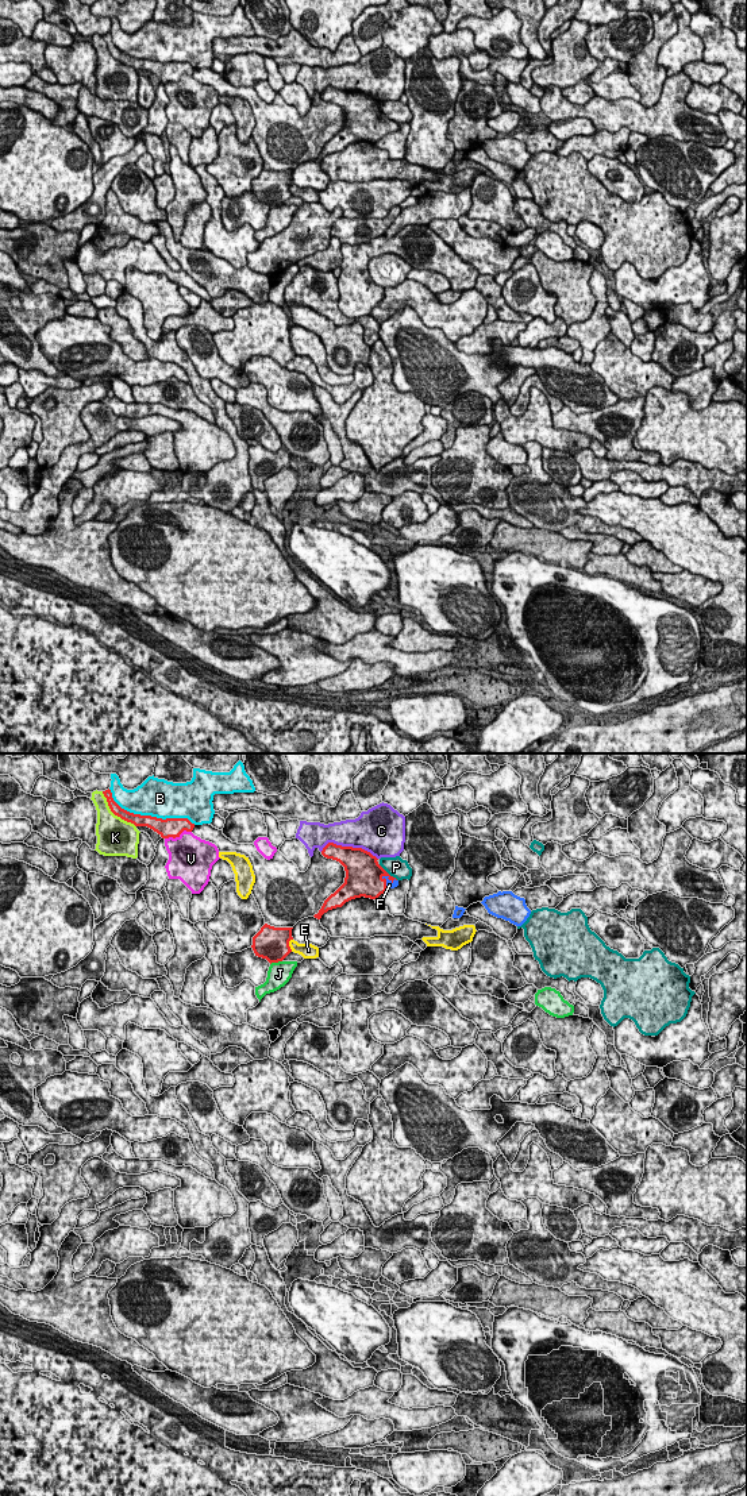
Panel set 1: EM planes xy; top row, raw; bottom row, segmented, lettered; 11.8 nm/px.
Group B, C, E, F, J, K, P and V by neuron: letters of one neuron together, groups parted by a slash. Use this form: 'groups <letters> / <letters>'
groups B / C / E / F / J / K / P / V

